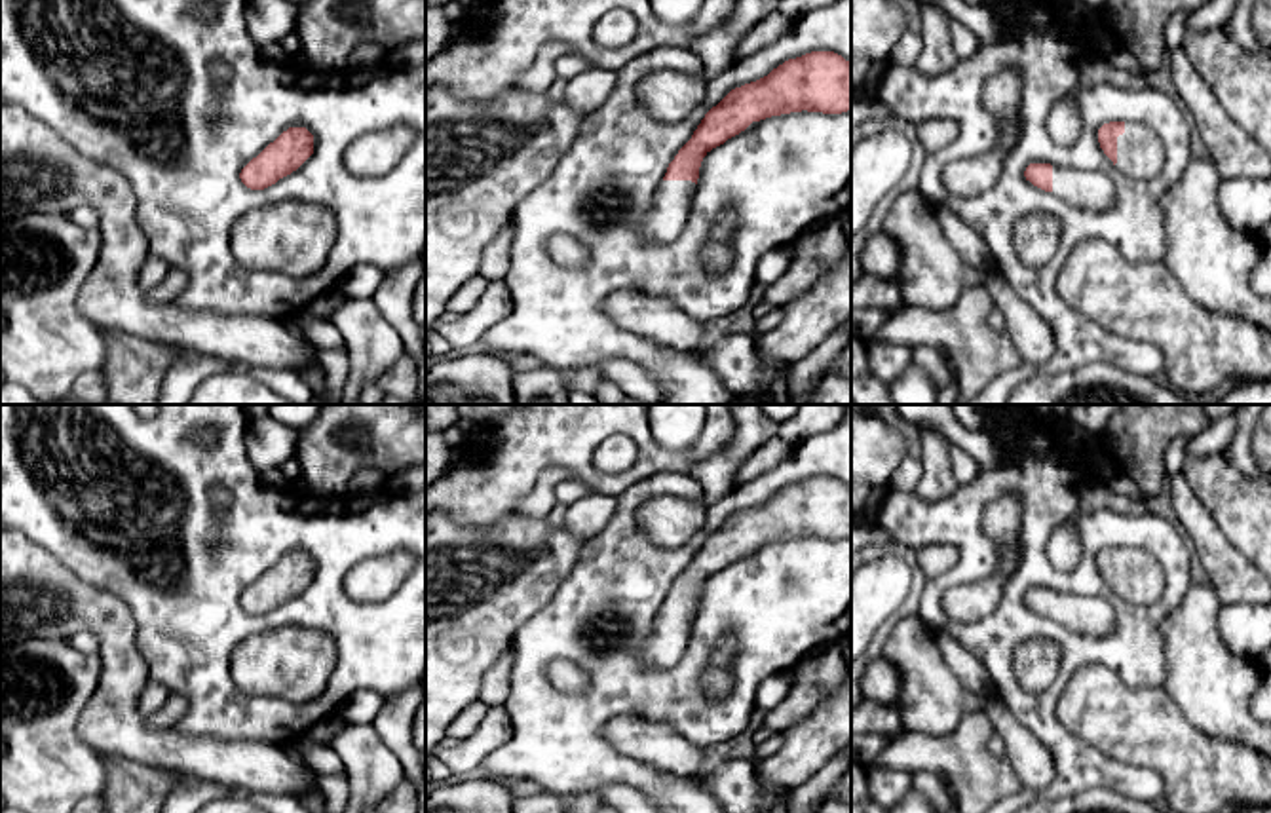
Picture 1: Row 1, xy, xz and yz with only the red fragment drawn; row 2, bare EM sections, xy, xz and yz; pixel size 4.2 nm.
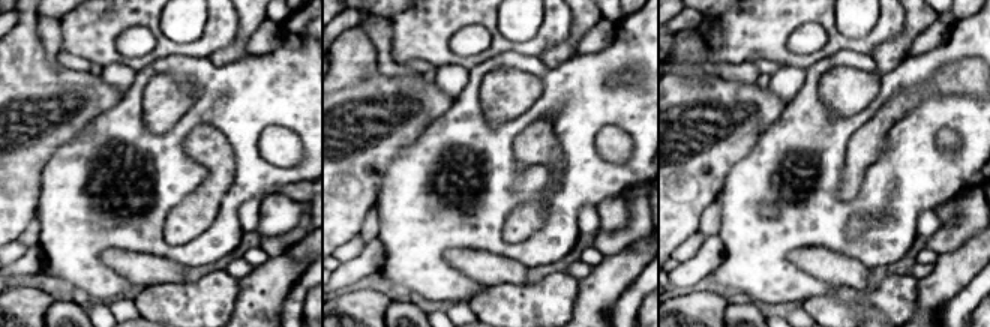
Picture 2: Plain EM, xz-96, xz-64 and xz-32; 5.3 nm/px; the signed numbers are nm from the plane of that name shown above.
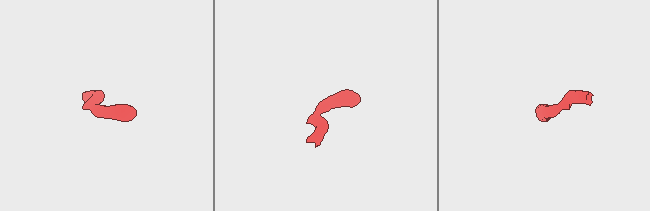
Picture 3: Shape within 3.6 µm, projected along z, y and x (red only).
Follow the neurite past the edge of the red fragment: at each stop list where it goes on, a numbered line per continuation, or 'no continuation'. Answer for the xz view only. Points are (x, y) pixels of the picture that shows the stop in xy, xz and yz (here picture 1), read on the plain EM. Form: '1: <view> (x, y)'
1: xz (663, 648)

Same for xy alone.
no continuation

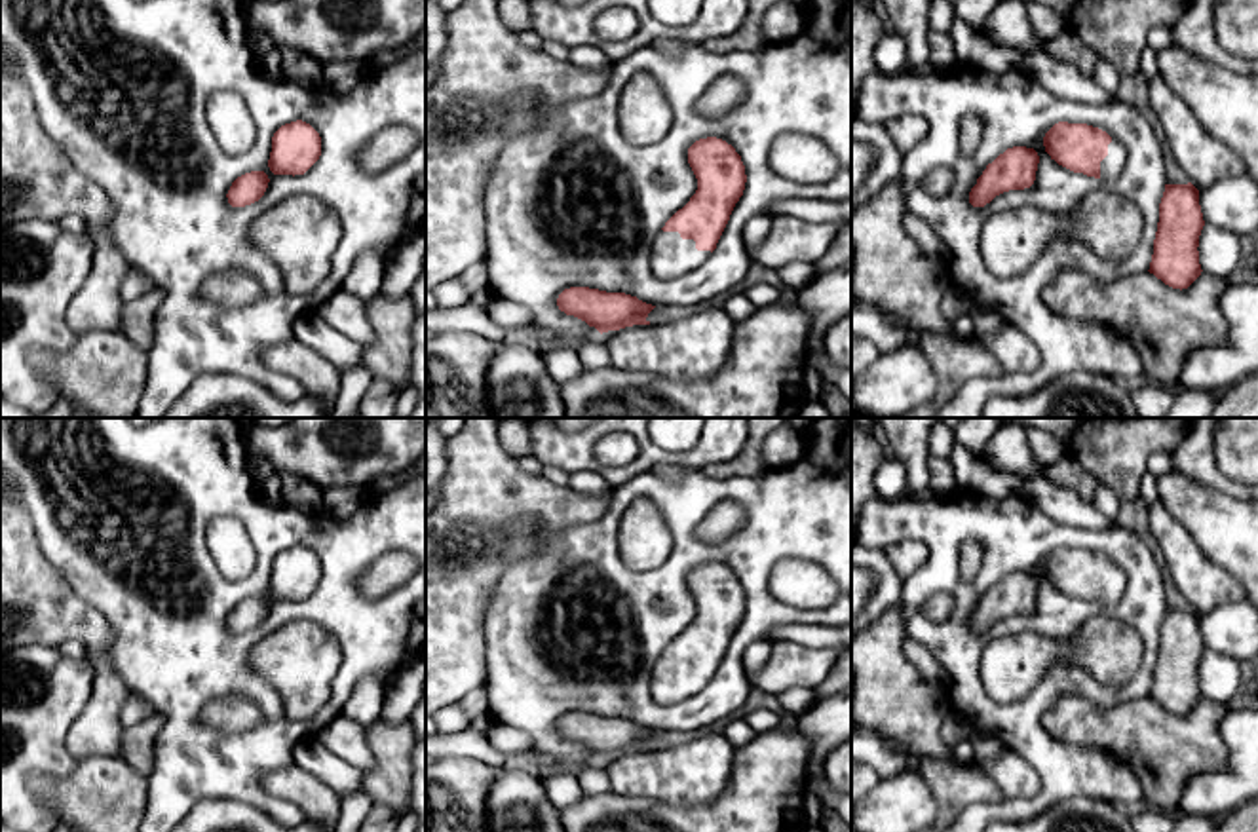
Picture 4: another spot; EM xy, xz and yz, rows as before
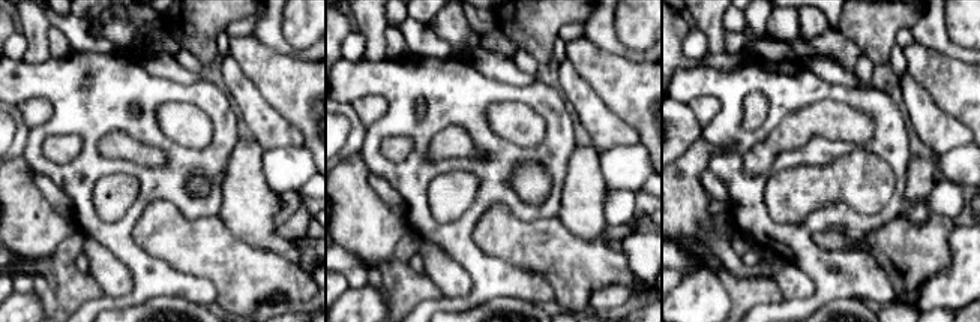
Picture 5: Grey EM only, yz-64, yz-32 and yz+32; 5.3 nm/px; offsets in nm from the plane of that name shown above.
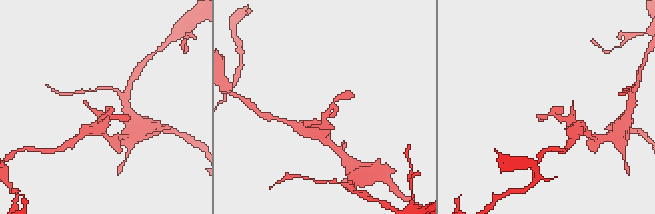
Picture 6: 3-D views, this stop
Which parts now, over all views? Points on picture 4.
1: xz (671, 682)

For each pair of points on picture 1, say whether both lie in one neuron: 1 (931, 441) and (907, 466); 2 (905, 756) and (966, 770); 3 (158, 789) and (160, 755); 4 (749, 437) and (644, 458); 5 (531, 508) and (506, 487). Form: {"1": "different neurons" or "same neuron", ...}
{"1": "different neurons", "2": "same neuron", "3": "different neurons", "4": "different neurons", "5": "different neurons"}

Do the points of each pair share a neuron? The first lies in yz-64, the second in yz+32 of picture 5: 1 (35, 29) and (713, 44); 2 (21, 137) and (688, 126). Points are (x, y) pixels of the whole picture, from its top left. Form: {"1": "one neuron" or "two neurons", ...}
{"1": "one neuron", "2": "one neuron"}

